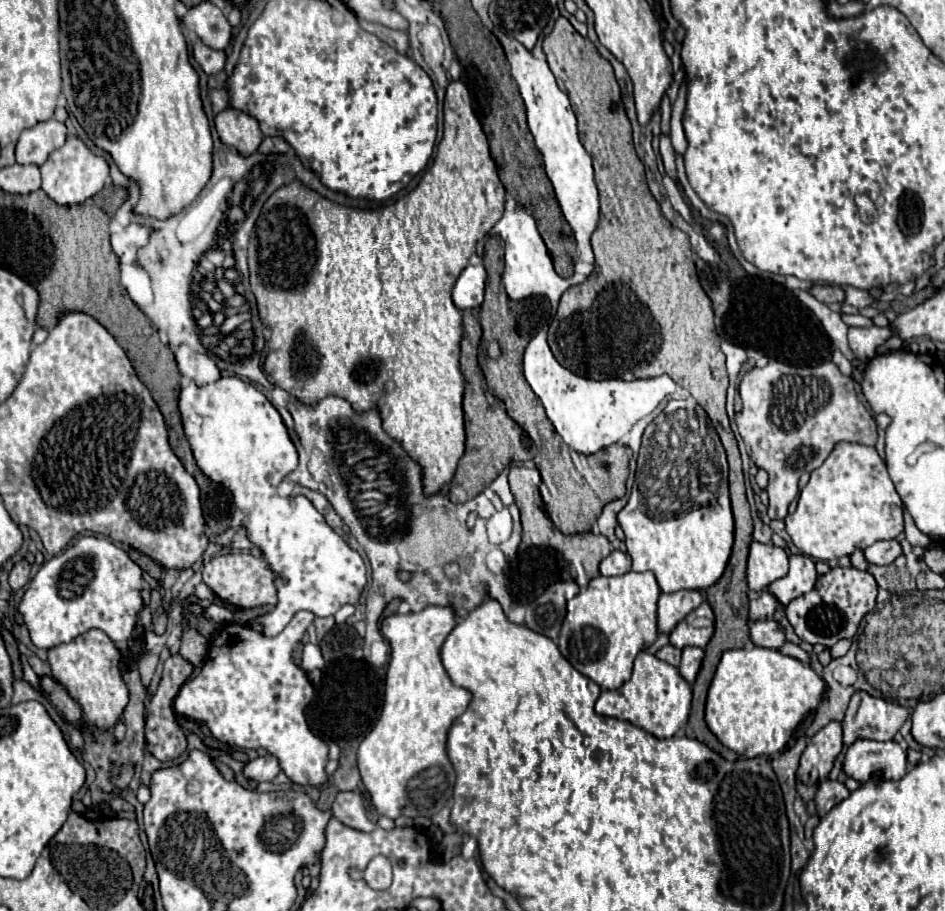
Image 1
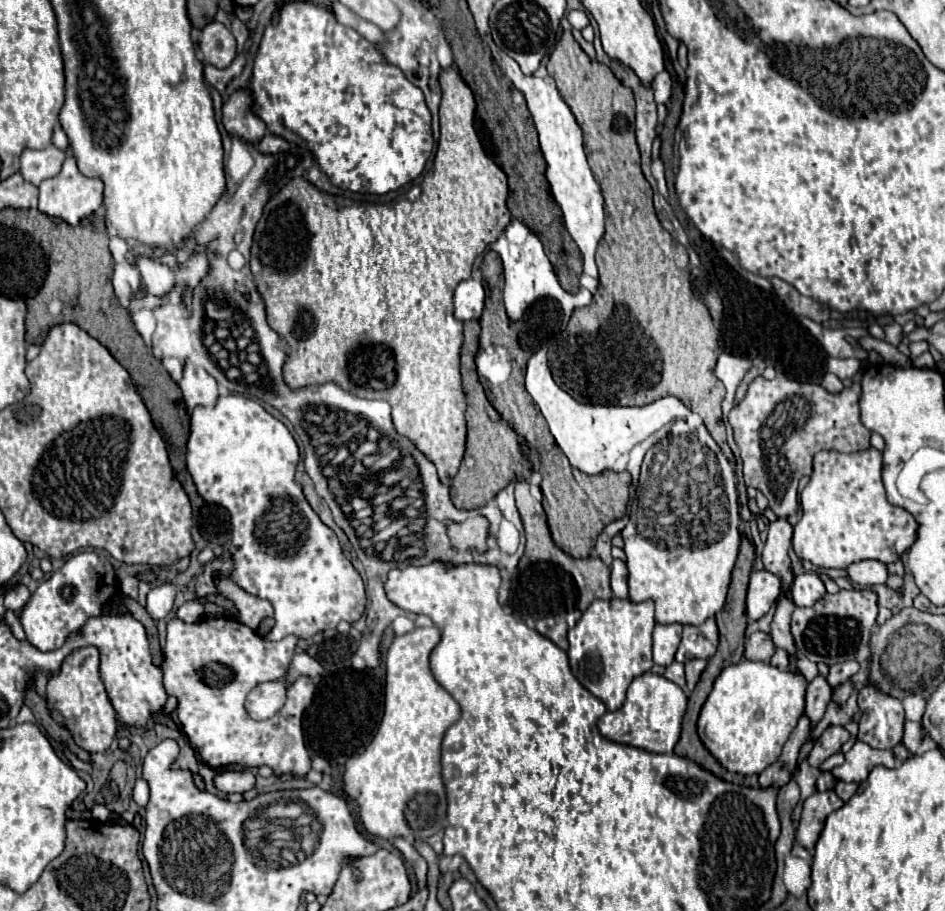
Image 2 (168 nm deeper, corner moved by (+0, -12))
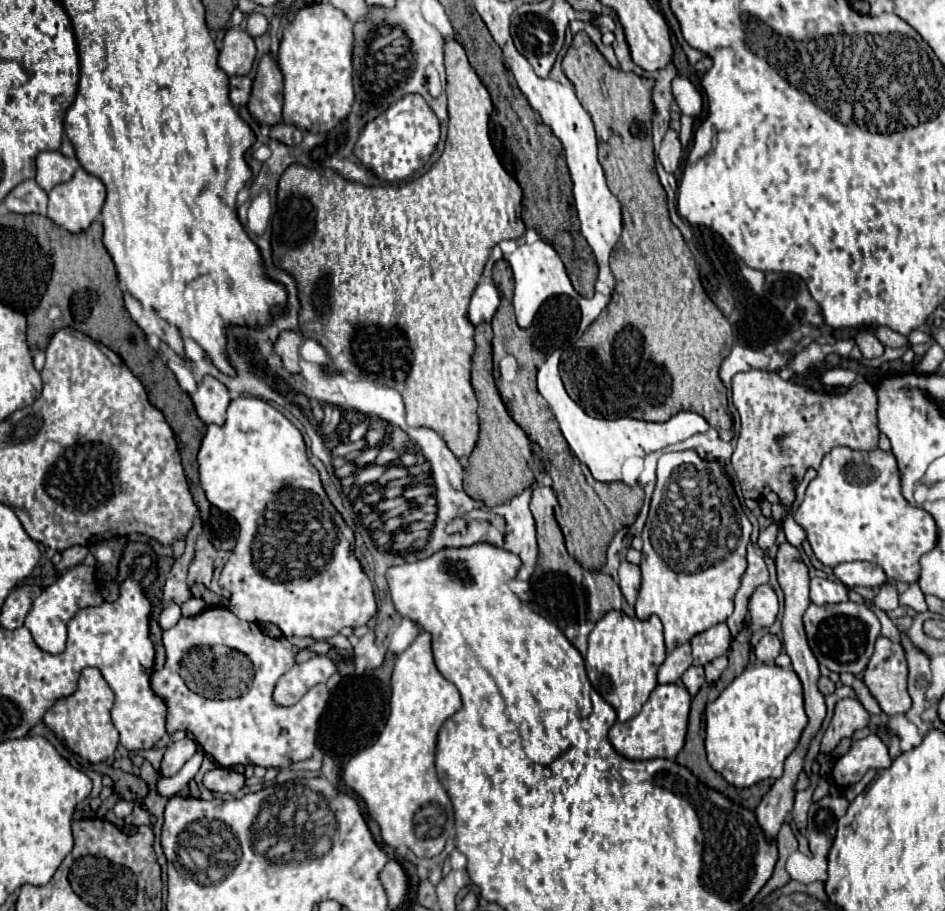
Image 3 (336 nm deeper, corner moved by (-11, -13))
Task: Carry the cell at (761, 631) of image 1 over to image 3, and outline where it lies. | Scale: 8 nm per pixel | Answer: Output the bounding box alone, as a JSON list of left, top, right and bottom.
[755,635,783,663]

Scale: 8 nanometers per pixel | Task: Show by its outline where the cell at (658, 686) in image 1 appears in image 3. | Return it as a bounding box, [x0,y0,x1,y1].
[609,683,691,761]

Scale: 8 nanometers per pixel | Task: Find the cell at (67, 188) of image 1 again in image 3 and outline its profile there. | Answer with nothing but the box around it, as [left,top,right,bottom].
[49,167,105,233]

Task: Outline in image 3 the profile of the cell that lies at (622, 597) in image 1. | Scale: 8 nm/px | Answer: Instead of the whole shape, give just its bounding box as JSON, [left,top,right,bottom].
[585,611,665,721]

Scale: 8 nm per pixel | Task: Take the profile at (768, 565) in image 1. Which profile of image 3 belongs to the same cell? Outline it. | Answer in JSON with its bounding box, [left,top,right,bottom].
[749,585,779,627]

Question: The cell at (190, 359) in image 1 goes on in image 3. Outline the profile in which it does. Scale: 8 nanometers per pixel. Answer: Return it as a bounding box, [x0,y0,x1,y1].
[191,375,231,425]

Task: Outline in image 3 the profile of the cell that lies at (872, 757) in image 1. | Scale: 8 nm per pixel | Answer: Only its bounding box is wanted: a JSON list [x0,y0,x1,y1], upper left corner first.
[833,735,891,787]

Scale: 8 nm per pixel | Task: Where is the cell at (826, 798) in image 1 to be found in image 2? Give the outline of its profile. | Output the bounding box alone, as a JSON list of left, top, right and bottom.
[796,790,842,854]

